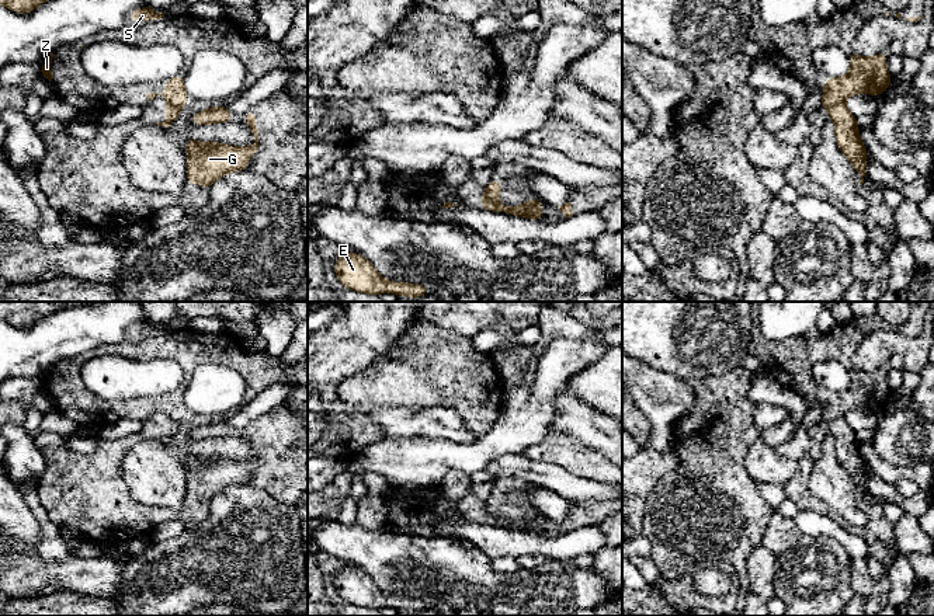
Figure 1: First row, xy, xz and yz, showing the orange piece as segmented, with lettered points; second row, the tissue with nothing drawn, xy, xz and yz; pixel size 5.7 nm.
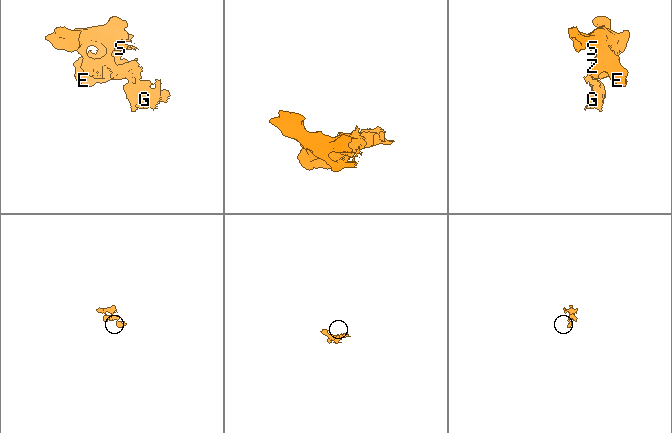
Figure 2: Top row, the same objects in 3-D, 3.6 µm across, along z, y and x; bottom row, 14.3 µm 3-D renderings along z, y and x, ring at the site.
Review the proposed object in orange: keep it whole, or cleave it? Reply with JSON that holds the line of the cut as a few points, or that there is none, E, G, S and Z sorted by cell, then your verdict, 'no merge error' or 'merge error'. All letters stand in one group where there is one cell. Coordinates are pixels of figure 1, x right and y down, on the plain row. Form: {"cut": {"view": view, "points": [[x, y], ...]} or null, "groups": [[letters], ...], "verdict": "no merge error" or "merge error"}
{"cut": {"view": "xz", "points": [[485, 504], [486, 510], [497, 518]]}, "groups": [["E", "S", "Z"], ["G"]], "verdict": "merge error"}

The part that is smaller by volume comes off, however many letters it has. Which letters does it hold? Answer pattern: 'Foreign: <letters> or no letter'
Foreign: G

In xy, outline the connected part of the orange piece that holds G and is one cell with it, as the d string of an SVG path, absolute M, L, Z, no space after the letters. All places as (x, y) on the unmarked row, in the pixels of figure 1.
M251 425L242 428L246 439L254 450L251 460L235 462L218 456L198 456L188 453L184 457L187 476L187 498L197 498L209 502L216 494L232 486L247 486L249 473L258 463L258 446L256 438L258 432Z

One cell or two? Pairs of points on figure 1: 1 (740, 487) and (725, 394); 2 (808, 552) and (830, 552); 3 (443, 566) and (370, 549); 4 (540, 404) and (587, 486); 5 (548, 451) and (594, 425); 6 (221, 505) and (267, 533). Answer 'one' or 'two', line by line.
1: one
2: one
3: one
4: two
5: two
6: one

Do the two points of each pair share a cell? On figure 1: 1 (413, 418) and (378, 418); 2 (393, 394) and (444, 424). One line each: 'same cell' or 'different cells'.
1: same cell
2: different cells

